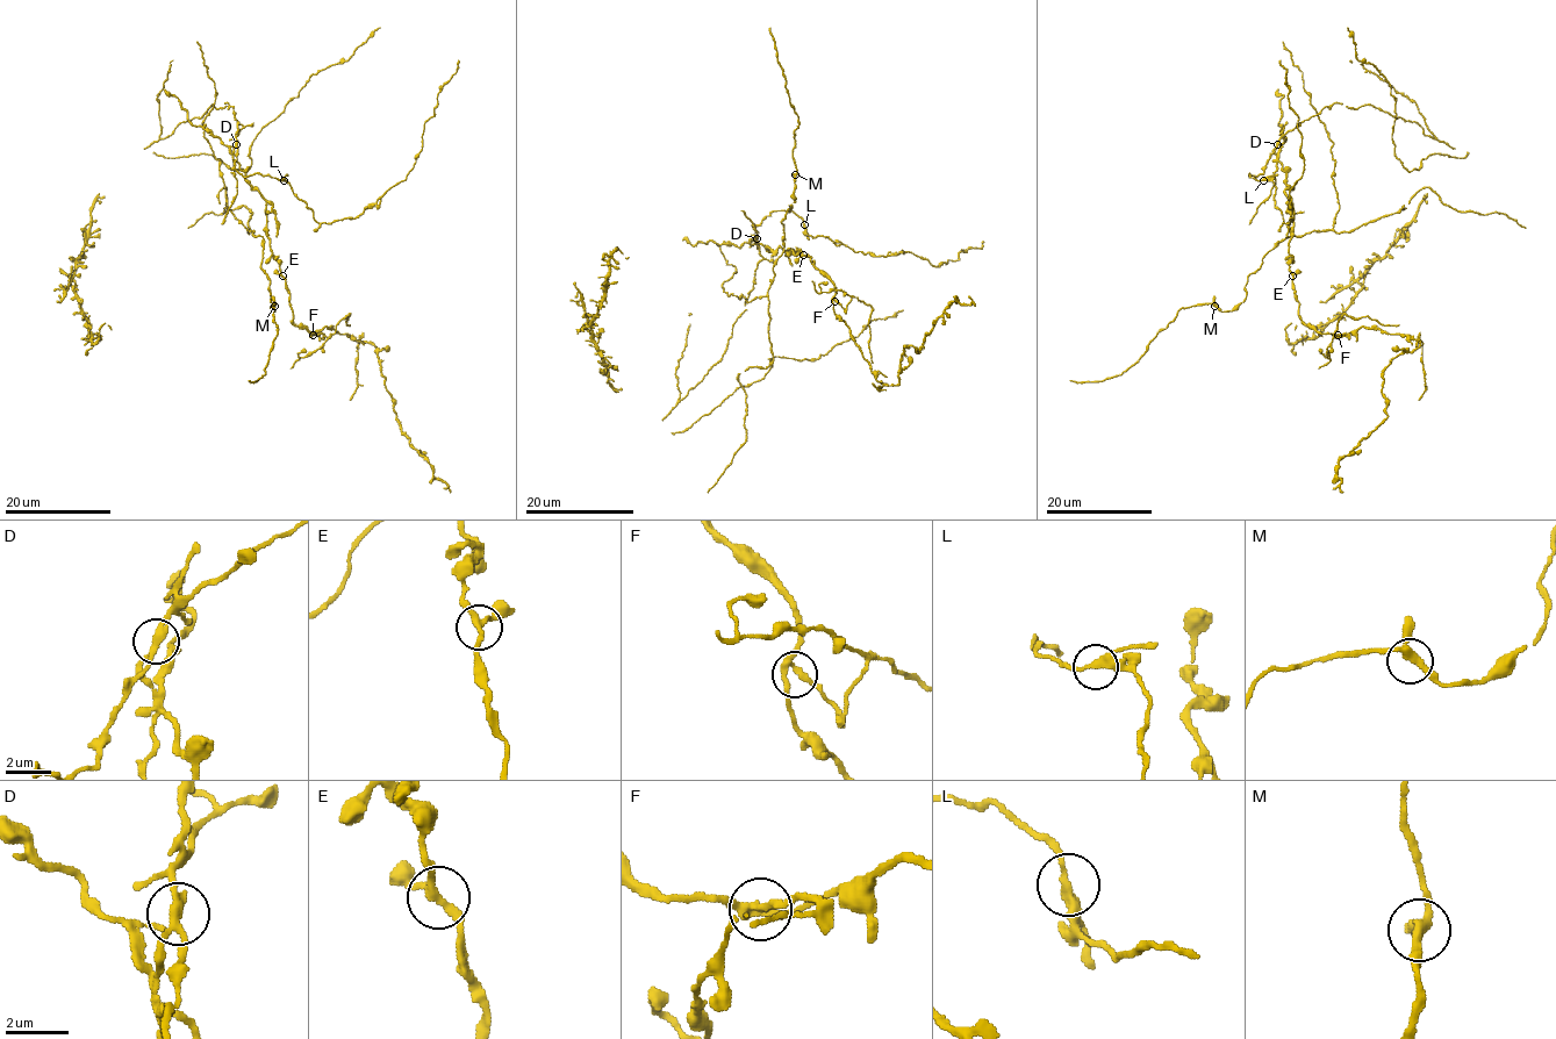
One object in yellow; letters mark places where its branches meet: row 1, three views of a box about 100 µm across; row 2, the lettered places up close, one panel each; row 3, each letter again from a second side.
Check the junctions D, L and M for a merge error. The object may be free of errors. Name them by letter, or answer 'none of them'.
D

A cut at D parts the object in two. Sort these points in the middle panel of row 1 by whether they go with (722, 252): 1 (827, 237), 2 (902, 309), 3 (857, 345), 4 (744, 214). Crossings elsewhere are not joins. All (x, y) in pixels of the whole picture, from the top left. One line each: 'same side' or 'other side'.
1: same side
2: same side
3: other side
4: other side

